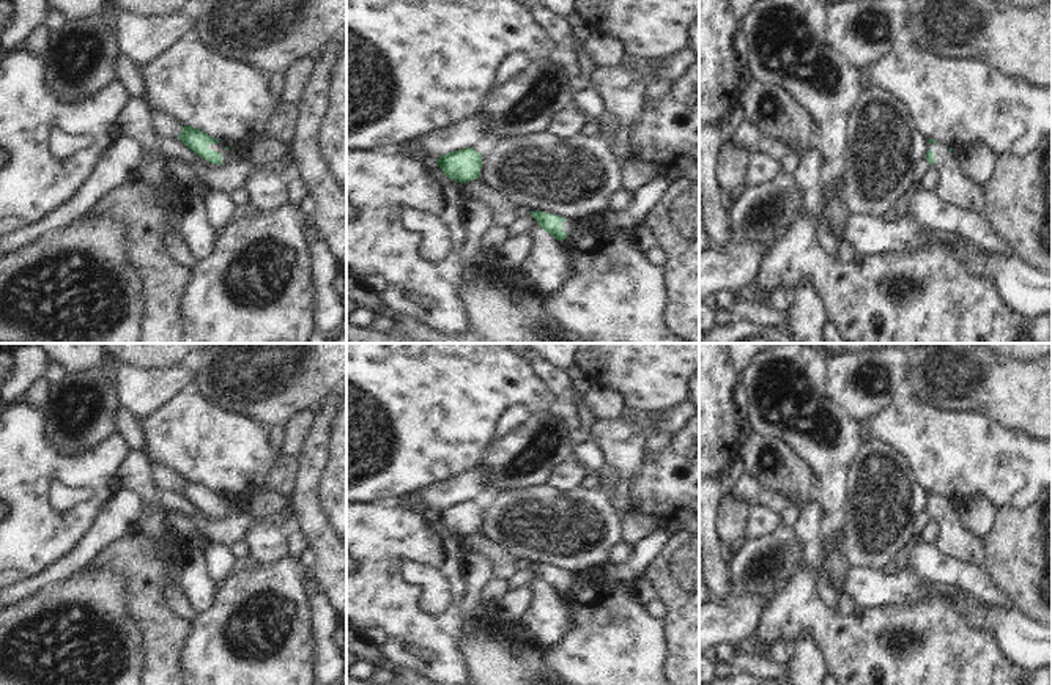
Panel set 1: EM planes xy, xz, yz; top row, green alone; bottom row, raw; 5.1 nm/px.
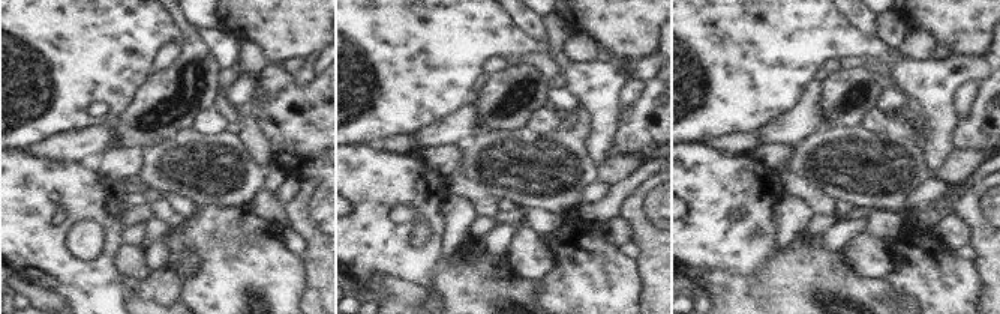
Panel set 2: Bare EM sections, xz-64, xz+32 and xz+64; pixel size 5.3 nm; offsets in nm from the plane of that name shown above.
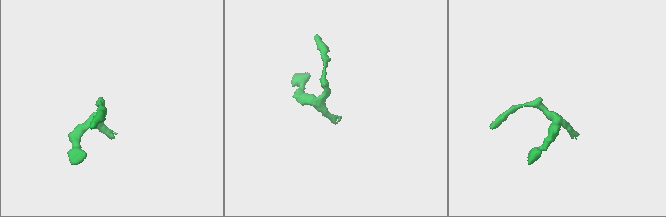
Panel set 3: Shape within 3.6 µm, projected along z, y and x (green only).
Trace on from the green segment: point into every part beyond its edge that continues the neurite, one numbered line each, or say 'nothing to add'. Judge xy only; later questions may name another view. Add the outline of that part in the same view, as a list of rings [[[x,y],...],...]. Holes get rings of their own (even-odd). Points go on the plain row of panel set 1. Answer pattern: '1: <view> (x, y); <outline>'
1: xy (230, 528); [[[209,496],[208,501],[220,505],[222,517],[208,520],[208,523],[202,526],[206,546],[224,543],[230,548],[233,556],[241,562],[247,562],[249,548],[244,535],[246,531],[258,521],[258,518],[250,515],[247,509],[241,509],[235,502],[227,502],[222,496]]]

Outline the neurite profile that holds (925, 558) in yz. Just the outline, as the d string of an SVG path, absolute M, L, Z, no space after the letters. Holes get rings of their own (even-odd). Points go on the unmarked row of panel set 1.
M913 537L906 546L909 548L907 565L928 581L948 591L964 589L989 603L1016 608L1011 597L992 583L981 565L946 556L921 537Z

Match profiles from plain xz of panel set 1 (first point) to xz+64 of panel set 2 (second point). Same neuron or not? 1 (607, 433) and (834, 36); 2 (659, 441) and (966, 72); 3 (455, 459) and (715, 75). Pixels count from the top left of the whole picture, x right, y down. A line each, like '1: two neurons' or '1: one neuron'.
1: one neuron
2: two neurons
3: one neuron

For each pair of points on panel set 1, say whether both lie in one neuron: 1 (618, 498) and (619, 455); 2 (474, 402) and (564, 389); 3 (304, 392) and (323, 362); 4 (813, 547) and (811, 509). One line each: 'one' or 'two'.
1: one
2: two
3: one
4: one

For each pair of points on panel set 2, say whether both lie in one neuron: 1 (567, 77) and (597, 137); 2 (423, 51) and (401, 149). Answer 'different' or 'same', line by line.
1: same
2: different

